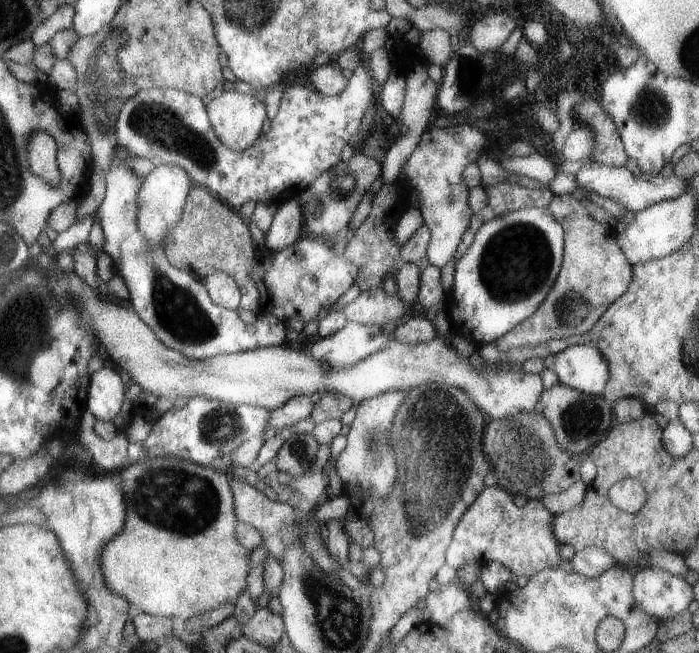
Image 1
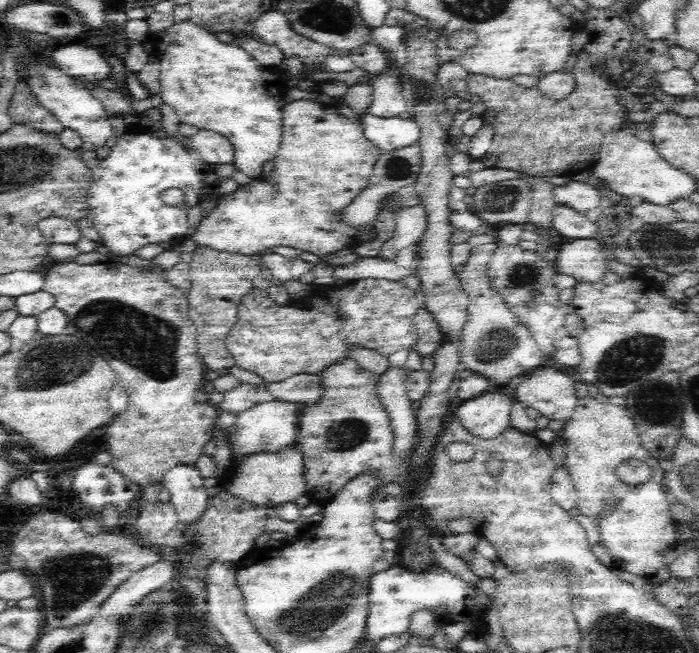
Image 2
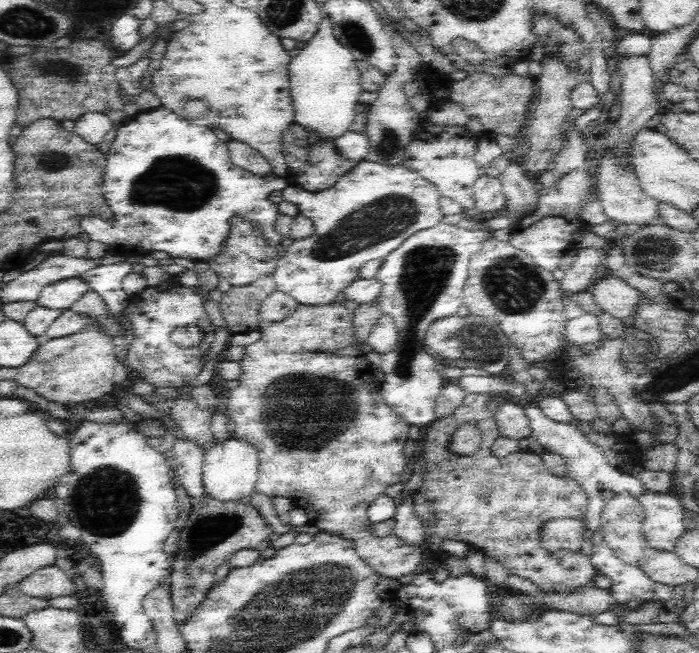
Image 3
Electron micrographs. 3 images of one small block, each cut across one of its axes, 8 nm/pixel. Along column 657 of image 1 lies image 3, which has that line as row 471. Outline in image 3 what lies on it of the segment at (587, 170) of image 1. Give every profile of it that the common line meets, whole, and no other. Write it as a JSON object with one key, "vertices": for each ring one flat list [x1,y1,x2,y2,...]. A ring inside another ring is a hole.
{"vertices":[[177,438,172,450,168,452,167,462,172,467,174,478,181,482,180,484,191,497,202,496,203,494,202,469,204,457,205,450,186,439]]}

